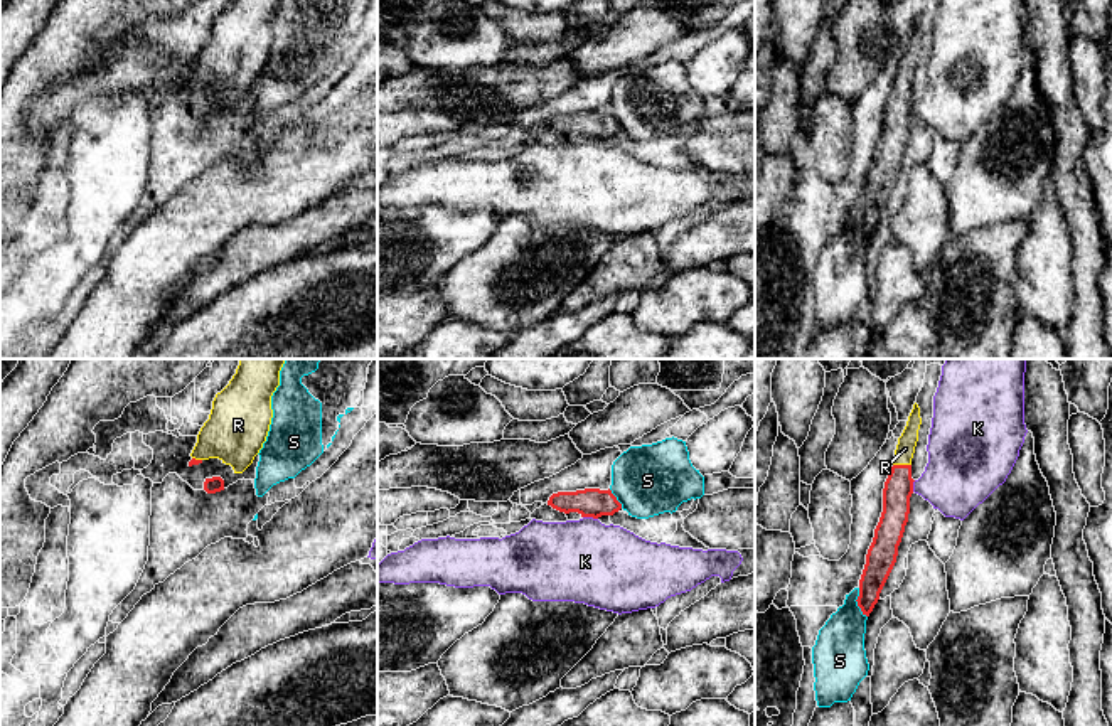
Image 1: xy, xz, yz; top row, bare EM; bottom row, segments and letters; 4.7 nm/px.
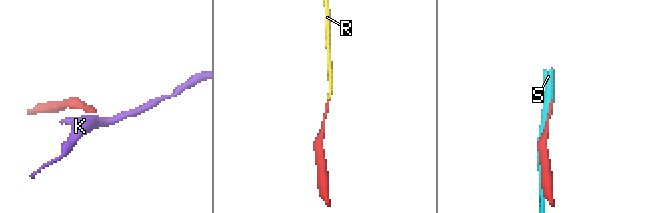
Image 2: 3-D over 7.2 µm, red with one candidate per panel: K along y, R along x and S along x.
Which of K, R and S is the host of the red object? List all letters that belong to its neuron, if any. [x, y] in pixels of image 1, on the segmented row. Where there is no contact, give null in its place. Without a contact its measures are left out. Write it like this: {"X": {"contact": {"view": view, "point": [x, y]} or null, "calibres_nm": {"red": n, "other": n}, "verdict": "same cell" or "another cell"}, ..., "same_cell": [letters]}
{"K": {"contact": {"view": "xz", "point": [590, 516]}, "calibres_nm": {"red": 140, "other": 400}, "verdict": "another cell"}, "R": {"contact": {"view": "yz", "point": [902, 465]}, "calibres_nm": {"red": 140, "other": 90}, "verdict": "same cell"}, "S": {"contact": {"view": "yz", "point": [858, 603]}, "calibres_nm": {"red": 140, "other": 240}, "verdict": "another cell"}, "same_cell": ["R"]}

